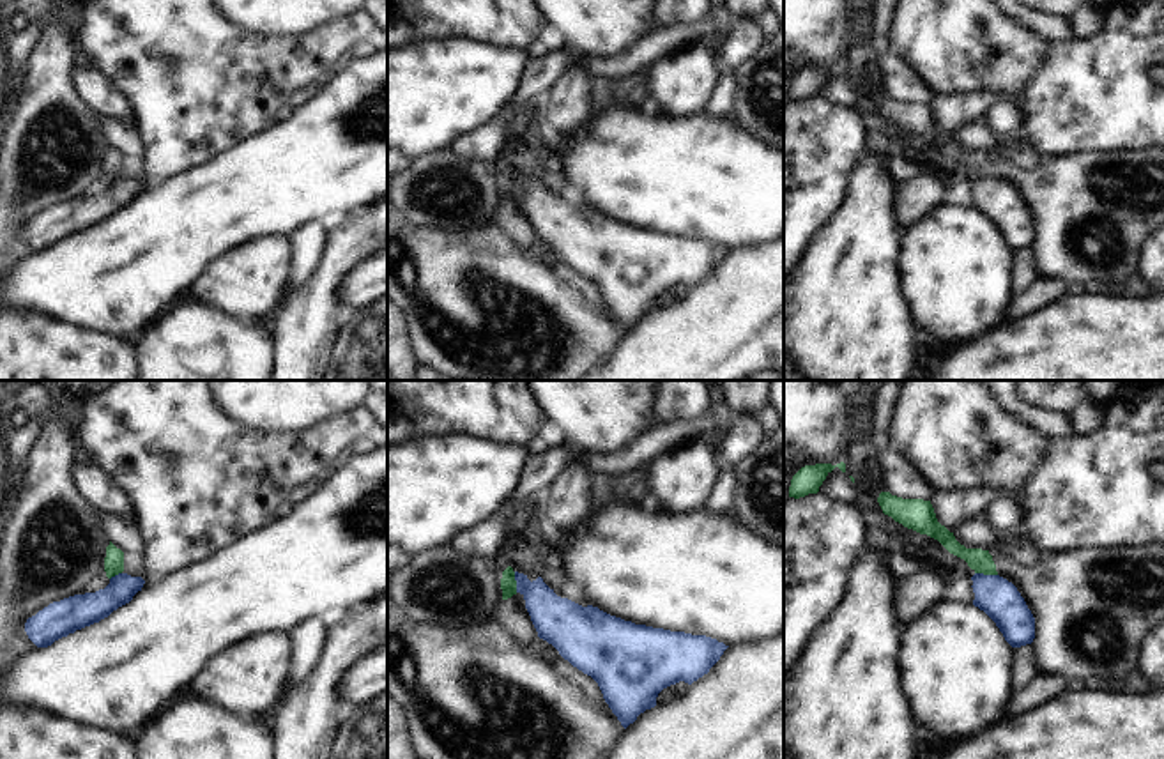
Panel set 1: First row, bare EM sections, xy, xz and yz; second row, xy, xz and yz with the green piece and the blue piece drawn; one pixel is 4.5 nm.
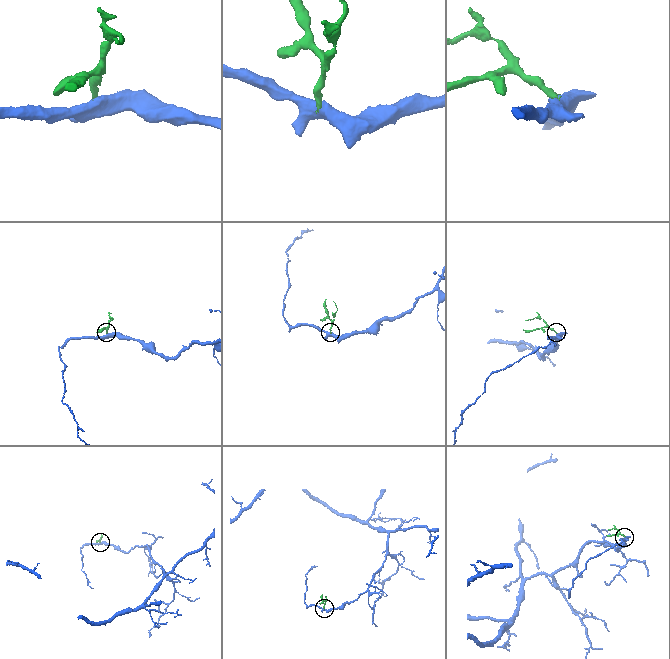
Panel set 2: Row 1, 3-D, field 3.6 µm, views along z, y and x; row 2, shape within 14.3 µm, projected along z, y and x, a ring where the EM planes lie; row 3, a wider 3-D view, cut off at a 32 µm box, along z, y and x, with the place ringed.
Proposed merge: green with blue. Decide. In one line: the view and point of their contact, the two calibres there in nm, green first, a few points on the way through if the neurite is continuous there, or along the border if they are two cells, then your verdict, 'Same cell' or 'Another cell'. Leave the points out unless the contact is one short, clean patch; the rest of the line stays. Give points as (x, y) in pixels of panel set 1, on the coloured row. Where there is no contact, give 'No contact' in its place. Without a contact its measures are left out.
Touches green at yz (986, 574). Thickness 100 nm (green) against 180 nm. Boundary: yz (975, 572), (996, 575). Another cell

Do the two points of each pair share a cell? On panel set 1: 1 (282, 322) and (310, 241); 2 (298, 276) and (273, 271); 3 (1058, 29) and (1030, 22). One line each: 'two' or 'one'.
1: two
2: two
3: one

